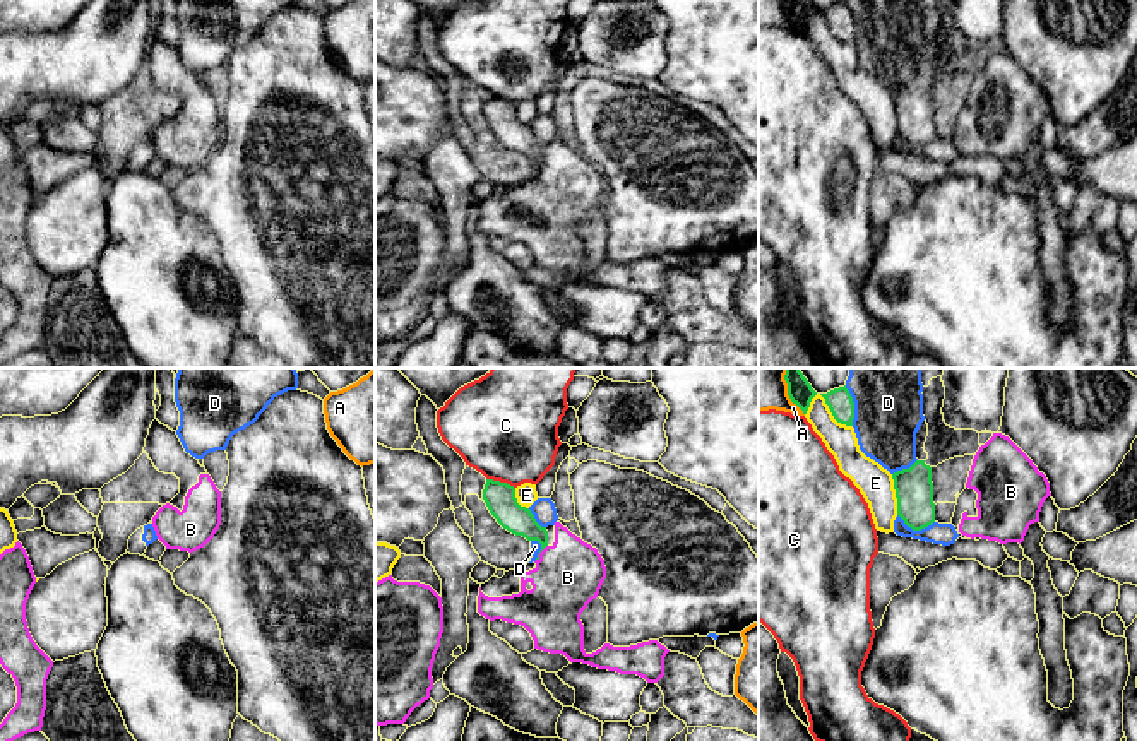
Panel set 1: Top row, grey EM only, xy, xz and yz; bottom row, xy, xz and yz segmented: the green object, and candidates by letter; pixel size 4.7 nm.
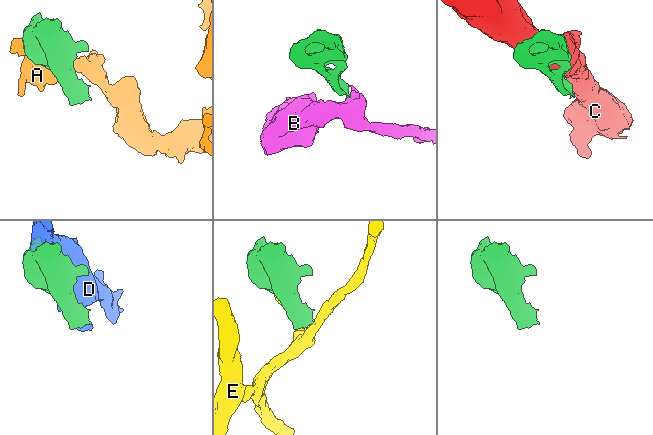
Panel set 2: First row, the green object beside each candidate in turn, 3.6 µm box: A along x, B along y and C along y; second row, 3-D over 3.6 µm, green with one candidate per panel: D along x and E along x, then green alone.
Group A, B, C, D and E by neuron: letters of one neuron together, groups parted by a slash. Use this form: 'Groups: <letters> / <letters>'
Groups: A / B / C / D / E

